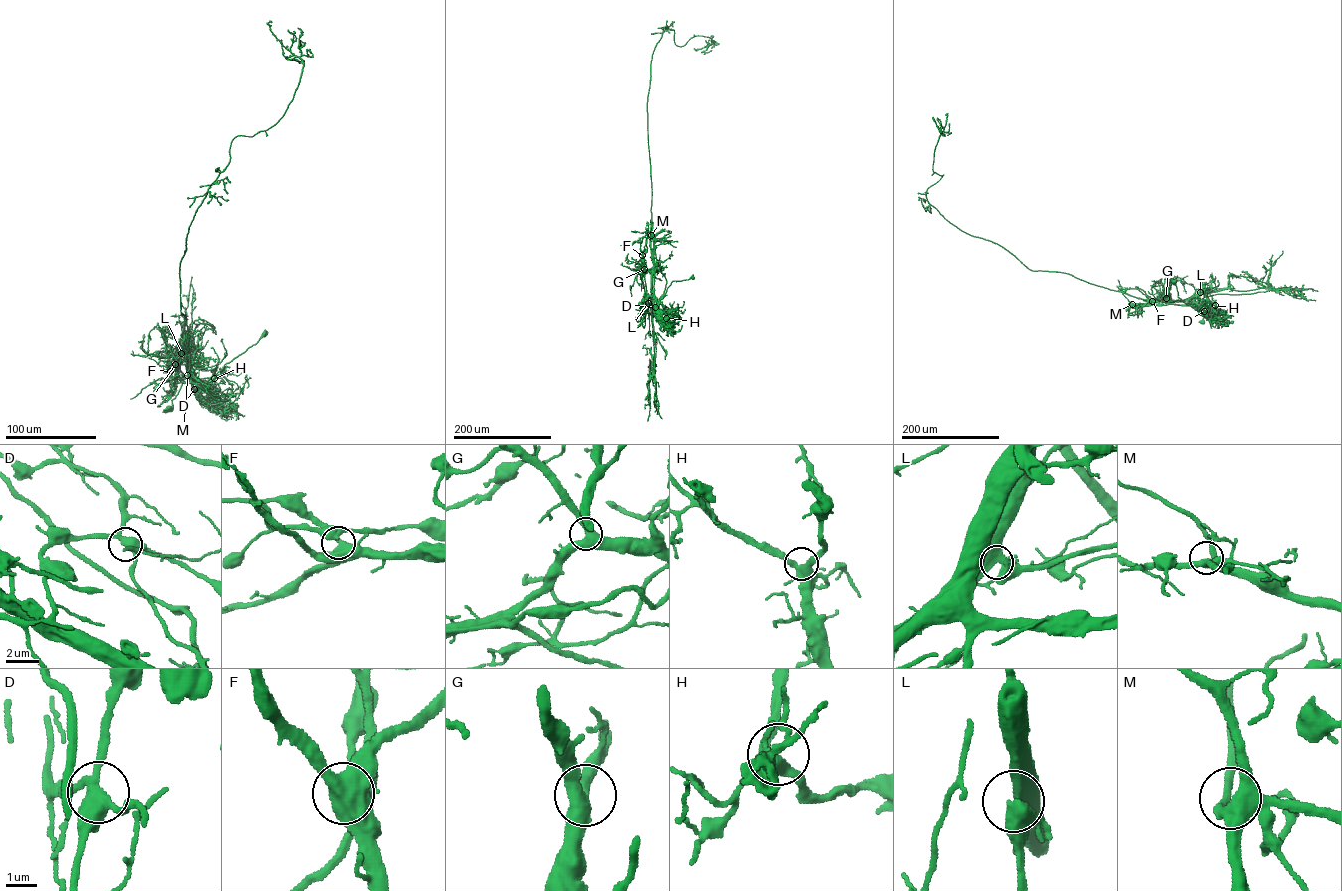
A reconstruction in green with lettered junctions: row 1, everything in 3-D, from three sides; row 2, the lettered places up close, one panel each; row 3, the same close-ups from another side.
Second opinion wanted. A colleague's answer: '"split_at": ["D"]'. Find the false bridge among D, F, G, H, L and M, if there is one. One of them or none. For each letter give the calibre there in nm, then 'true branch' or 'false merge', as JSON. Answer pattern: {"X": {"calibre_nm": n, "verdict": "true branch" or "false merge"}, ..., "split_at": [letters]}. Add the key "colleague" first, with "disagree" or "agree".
{"colleague": "agree", "D": {"calibre_nm": 400, "verdict": "false merge"}, "F": {"calibre_nm": 480, "verdict": "true branch"}, "G": {"calibre_nm": 440, "verdict": "true branch"}, "H": {"calibre_nm": 400, "verdict": "true branch"}, "L": {"calibre_nm": 440, "verdict": "true branch"}, "M": {"calibre_nm": 440, "verdict": "true branch"}, "split_at": ["D"]}

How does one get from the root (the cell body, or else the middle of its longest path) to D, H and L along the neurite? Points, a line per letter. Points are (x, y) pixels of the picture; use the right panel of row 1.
D: (1202, 321), (1210, 314), (1208, 296), (1200, 285), (1198, 304), (1204, 311)
H: (1202, 321), (1210, 314), (1208, 296), (1200, 285), (1198, 304), (1217, 313), (1215, 305)
L: (1202, 321), (1210, 314), (1208, 296), (1200, 285), (1200, 292)

